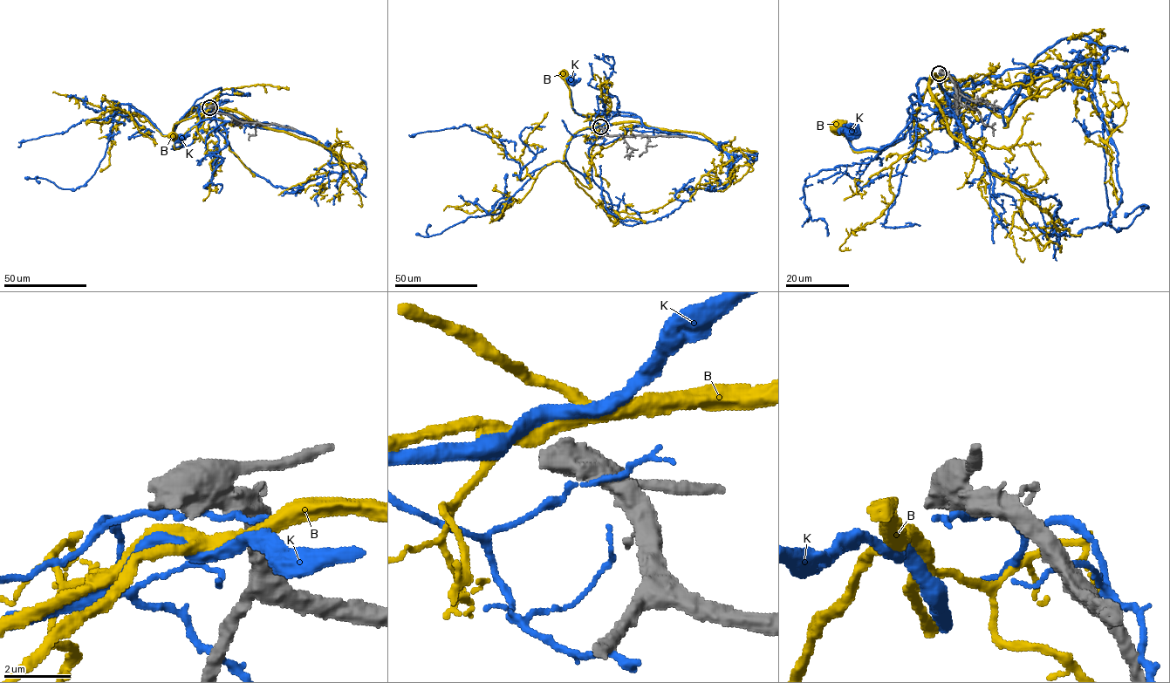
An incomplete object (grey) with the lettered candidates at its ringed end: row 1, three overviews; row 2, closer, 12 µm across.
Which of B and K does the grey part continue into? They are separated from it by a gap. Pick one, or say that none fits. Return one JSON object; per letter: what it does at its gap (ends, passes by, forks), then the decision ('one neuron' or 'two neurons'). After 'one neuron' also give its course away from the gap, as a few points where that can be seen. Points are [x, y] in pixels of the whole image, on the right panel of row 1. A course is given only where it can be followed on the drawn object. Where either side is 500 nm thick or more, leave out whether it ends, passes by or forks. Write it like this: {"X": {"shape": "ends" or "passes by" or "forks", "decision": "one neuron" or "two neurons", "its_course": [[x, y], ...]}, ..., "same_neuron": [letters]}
{"B": {"decision": "two neurons"}, "K": {"decision": "two neurons"}, "same_neuron": []}

